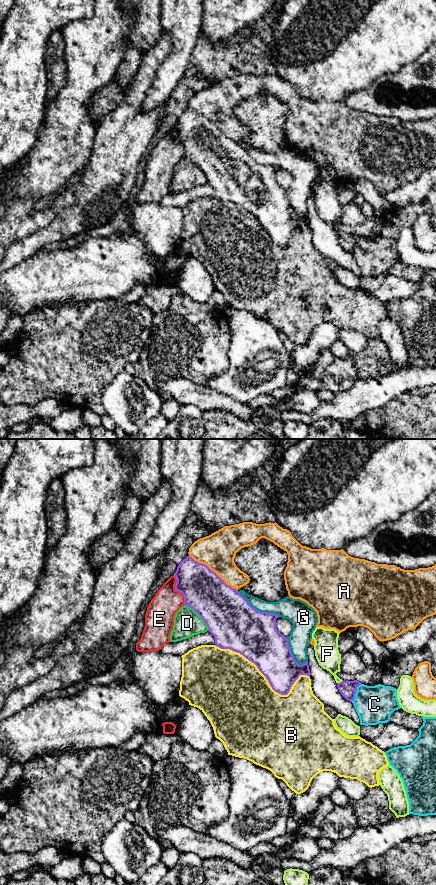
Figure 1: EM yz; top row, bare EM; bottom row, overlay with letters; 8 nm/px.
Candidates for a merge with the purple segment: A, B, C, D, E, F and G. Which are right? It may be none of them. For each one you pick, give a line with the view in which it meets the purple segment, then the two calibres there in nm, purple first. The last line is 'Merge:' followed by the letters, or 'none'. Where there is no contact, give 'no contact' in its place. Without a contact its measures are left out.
Merge: none

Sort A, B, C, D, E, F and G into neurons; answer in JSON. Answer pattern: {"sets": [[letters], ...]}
{"sets": [["A"], ["B"], ["C"], ["D"], ["E"], ["F"], ["G"]]}

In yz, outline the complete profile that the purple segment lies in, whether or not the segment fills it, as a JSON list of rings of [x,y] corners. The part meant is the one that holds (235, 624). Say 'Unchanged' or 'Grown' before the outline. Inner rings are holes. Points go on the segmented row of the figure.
Unchanged. [[[187,556],[177,567],[175,590],[184,595],[184,605],[192,608],[214,636],[215,646],[240,653],[254,663],[266,677],[272,689],[287,695],[300,675],[310,677],[308,662],[299,665],[291,653],[288,639],[276,628],[279,615],[253,608],[238,590],[227,585],[207,565]]]

